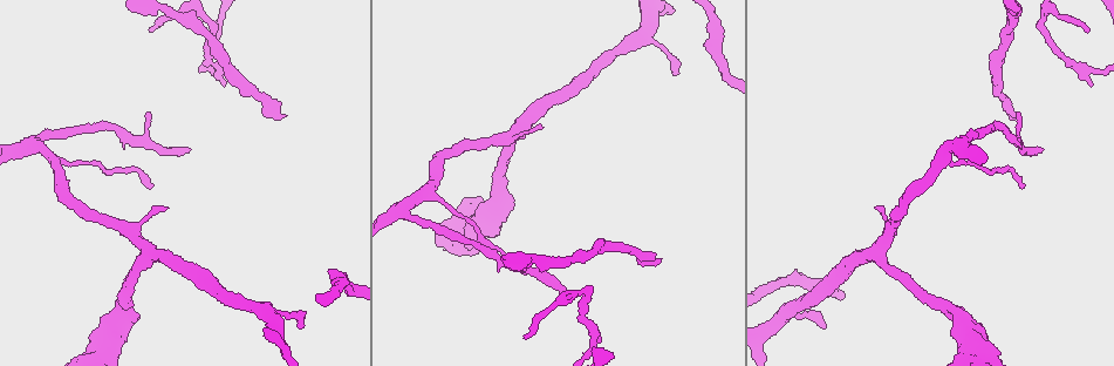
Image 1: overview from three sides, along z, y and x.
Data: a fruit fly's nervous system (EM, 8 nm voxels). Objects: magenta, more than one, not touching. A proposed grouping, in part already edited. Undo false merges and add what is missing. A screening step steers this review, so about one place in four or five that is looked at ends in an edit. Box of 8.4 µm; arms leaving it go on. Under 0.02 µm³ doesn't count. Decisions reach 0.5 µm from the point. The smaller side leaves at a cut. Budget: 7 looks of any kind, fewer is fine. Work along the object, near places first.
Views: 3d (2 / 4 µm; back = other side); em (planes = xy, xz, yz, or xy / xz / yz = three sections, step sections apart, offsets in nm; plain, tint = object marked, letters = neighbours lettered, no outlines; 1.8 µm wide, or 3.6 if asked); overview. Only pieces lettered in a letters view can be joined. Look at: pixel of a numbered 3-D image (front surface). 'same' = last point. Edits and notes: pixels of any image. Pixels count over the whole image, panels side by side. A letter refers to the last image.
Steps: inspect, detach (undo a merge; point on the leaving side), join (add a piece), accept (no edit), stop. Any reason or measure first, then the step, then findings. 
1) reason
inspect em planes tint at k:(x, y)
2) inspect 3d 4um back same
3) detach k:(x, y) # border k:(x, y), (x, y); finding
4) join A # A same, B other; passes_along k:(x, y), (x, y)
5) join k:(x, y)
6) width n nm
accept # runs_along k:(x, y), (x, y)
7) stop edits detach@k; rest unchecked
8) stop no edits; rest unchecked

an open end
inspect 3d 4um at 1:(1012, 116)

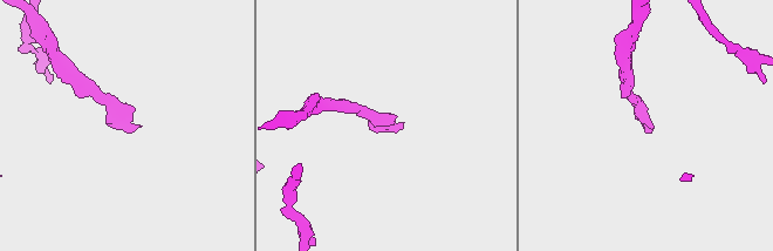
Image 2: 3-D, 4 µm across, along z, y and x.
inspect em yz step 16 letters at 2:(644, 128)

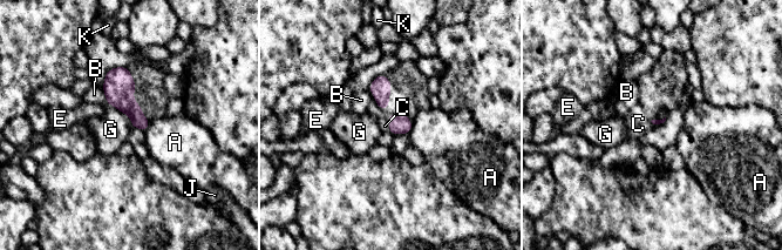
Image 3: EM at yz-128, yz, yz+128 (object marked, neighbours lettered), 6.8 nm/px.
inspect em planes letters same

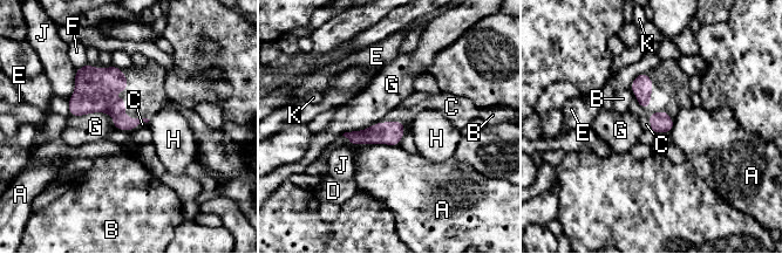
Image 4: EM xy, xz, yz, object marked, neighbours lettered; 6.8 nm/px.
join C # A other, B other, C same, D other, E other, F other, G other, H other, J other, K other; passes_along 4:(390, 132), (396, 122), (417, 102); it goes on there

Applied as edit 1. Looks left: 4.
branch stops here
inspect 3d 4um at 1:(189, 150)

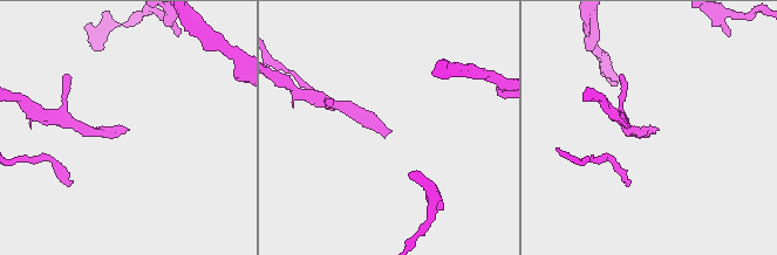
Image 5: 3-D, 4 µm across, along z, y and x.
now the EM
inspect em xy step 4 tint at 5:(124, 128)

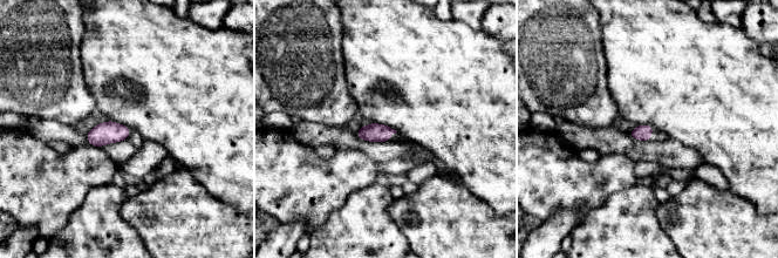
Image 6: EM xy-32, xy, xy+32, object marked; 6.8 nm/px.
cut it another way
inspect em planes letters same

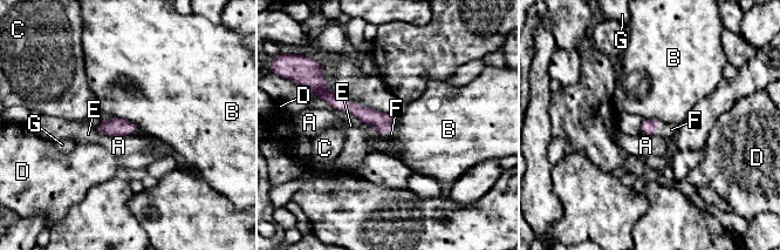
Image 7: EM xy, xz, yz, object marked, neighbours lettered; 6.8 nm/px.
longest_contact A 220 nm
join F # A other, B other, C other, D other, E other, F same, G other; the neuron continues

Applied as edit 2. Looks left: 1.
stop edits join@4, join@7; rest unchecked

